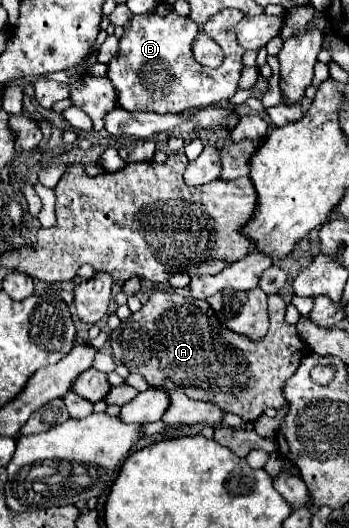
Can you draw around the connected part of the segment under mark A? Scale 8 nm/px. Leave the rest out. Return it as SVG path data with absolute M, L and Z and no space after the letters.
M156 292L148 298L142 310L134 312L126 318L120 328L112 330L110 344L114 350L114 360L124 364L130 372L142 374L150 386L160 386L166 390L180 390L194 400L206 400L220 406L224 412L234 412L248 422L254 422L266 408L282 408L286 398L282 396L284 382L294 376L300 360L310 354L310 348L300 338L296 324L288 324L284 320L286 302L282 294L268 296L270 310L270 330L262 340L246 340L246 336L238 336L238 332L230 332L222 328L218 316L214 316L210 304L206 300L190 300L180 294Z

